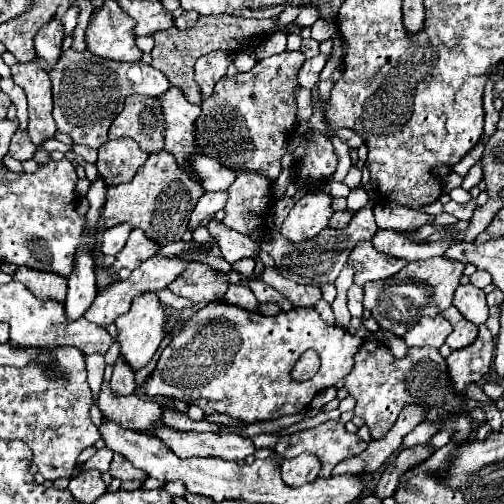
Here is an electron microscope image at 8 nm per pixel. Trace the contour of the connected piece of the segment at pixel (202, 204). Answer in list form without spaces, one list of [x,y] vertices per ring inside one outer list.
[[[205,192],[201,196],[201,200],[197,202],[191,218],[189,218],[189,226],[187,230],[195,230],[199,228],[199,224],[207,218],[211,218],[215,212],[223,210],[225,206],[225,198],[227,198],[227,192],[221,192],[221,194],[213,194],[213,192]]]

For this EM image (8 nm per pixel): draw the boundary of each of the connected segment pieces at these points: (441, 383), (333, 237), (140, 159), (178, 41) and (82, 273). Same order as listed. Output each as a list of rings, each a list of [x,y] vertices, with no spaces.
[[[381,342],[361,346],[353,372],[345,378],[345,390],[357,400],[355,414],[365,418],[373,439],[387,434],[393,422],[397,420],[397,414],[407,404],[417,402],[421,406],[427,406],[429,420],[437,420],[445,414],[451,414],[463,402],[463,396],[457,396],[449,386],[445,358],[441,358],[439,350],[411,348],[407,358],[397,360]]]
[[[365,182],[363,190],[369,194],[369,202],[353,214],[353,220],[343,230],[325,228],[321,234],[317,234],[317,238],[309,238],[309,240],[303,240],[303,242],[289,242],[285,236],[281,236],[275,230],[265,234],[265,238],[275,238],[273,258],[275,258],[277,270],[283,278],[293,280],[297,284],[307,284],[307,286],[323,286],[323,284],[335,282],[335,278],[339,276],[341,268],[345,266],[345,262],[347,262],[351,250],[355,248],[355,244],[361,242],[361,240],[371,240],[377,232],[377,224],[373,220],[373,206],[379,202],[379,194],[377,194],[377,188],[375,188],[373,182]]]
[[[129,138],[109,140],[99,148],[97,170],[107,186],[117,186],[129,182],[147,158],[149,152],[143,152],[137,142]]]
[[[221,14],[221,16],[199,16],[195,28],[191,30],[165,30],[161,34],[153,34],[155,38],[155,48],[153,48],[153,68],[161,70],[169,82],[173,86],[177,86],[185,98],[191,102],[191,104],[201,104],[203,98],[201,98],[201,90],[197,88],[195,84],[195,78],[193,78],[193,66],[197,62],[197,58],[201,58],[203,54],[209,54],[213,50],[229,50],[229,52],[237,52],[237,50],[243,50],[247,48],[249,44],[255,46],[263,40],[263,32],[271,30],[275,26],[277,18],[271,18],[271,20],[245,20],[241,16],[227,16],[227,14]]]
[[[79,250],[73,274],[67,280],[69,292],[65,298],[65,312],[69,322],[75,322],[77,318],[81,318],[91,306],[93,298],[97,296],[93,266],[95,266],[93,254],[89,254],[89,250]]]

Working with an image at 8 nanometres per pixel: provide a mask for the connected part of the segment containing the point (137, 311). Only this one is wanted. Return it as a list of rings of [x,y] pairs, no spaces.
[[[147,292],[147,294],[137,296],[131,304],[131,310],[127,314],[123,314],[121,318],[117,318],[115,326],[119,330],[117,342],[121,344],[123,358],[129,362],[129,366],[133,370],[141,370],[143,366],[149,364],[149,360],[153,358],[153,354],[157,352],[159,344],[165,338],[165,310],[159,302],[159,296],[155,292]]]

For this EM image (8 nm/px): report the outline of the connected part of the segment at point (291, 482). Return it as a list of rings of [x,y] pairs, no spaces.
[[[301,454],[281,464],[281,478],[287,486],[299,488],[303,484],[317,480],[319,470],[321,470],[321,464],[317,462],[317,458],[313,458],[313,454]]]

